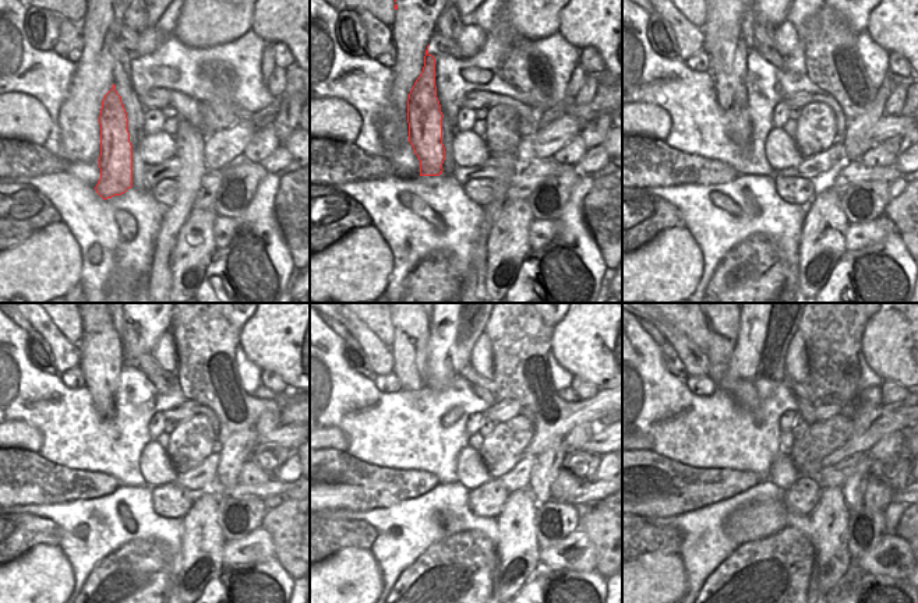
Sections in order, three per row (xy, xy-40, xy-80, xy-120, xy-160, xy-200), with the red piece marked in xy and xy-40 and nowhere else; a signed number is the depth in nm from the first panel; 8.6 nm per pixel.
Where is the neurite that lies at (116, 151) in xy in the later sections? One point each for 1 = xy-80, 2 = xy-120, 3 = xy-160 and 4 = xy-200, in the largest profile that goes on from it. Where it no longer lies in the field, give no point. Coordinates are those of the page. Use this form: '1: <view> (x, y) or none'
1: xy-80 (728, 73)
2: xy-120 (101, 380)
3: xy-160 (412, 377)
4: xy-200 (720, 342)

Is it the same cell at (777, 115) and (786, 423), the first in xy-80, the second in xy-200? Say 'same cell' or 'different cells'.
same cell

